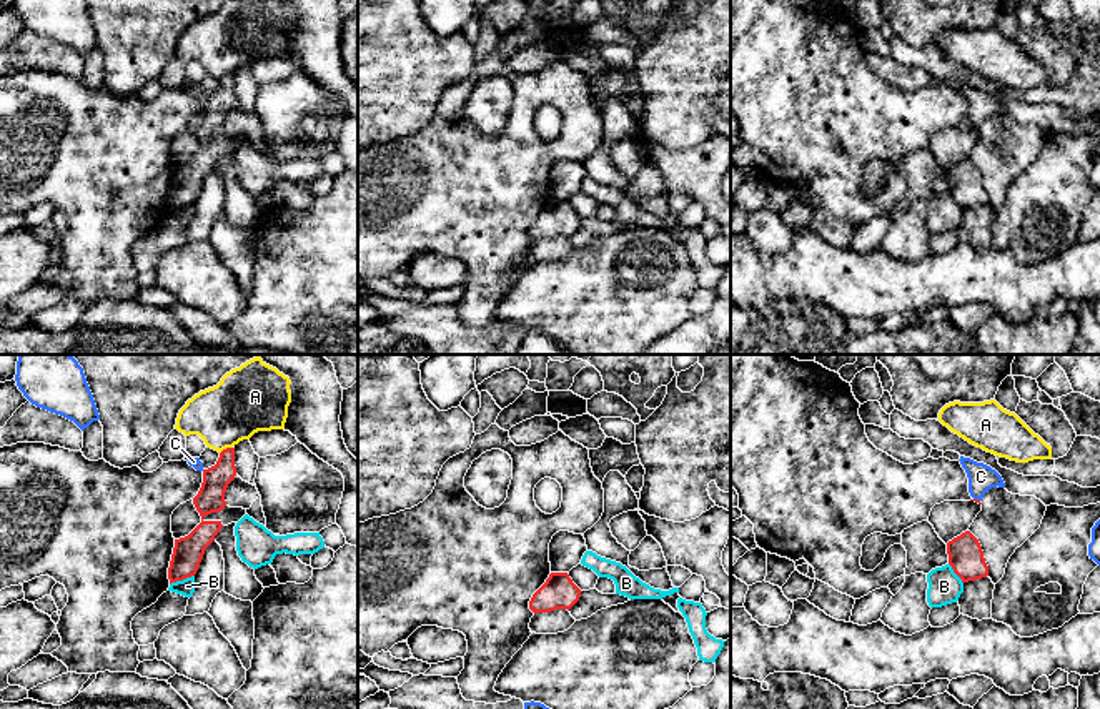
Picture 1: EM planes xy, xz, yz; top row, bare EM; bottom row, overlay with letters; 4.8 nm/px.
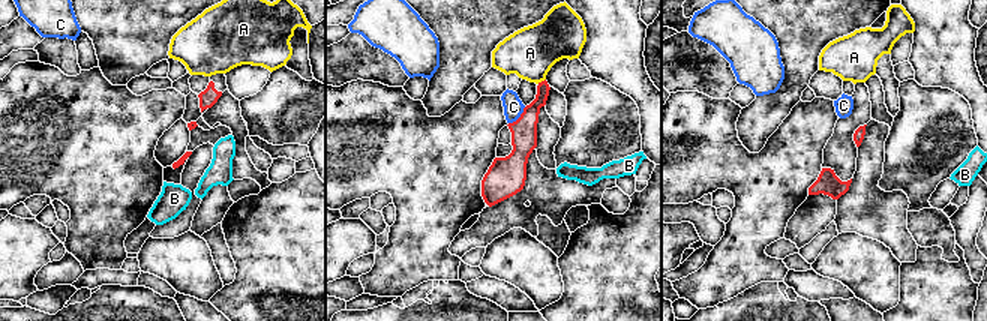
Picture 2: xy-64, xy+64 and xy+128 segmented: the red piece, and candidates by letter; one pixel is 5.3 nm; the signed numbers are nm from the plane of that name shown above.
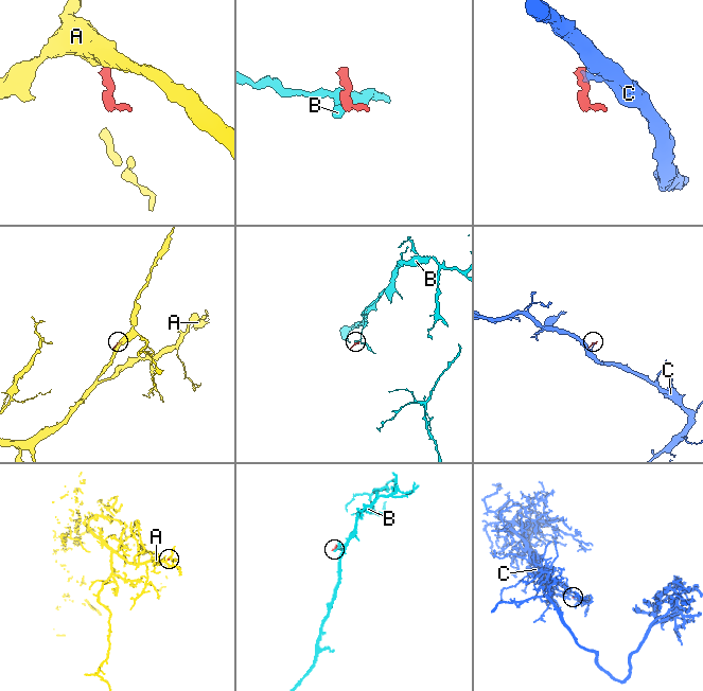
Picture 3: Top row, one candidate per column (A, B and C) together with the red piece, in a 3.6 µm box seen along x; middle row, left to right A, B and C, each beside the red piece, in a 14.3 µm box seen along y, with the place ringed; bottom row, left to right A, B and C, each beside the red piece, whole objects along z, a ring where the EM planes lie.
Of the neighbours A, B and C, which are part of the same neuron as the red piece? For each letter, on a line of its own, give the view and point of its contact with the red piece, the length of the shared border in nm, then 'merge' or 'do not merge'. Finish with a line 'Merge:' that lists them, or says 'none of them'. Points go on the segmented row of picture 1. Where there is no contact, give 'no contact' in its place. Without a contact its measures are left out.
A: xy (227, 448) | 70 nm | do not merge
B: xy (182, 580) | 130 nm | do not merge
C: yz (977, 500) | 40 nm | do not merge
Merge: none of them

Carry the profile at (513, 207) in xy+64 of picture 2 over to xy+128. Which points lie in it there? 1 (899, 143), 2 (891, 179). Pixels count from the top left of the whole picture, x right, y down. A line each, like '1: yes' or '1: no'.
1: no
2: no

